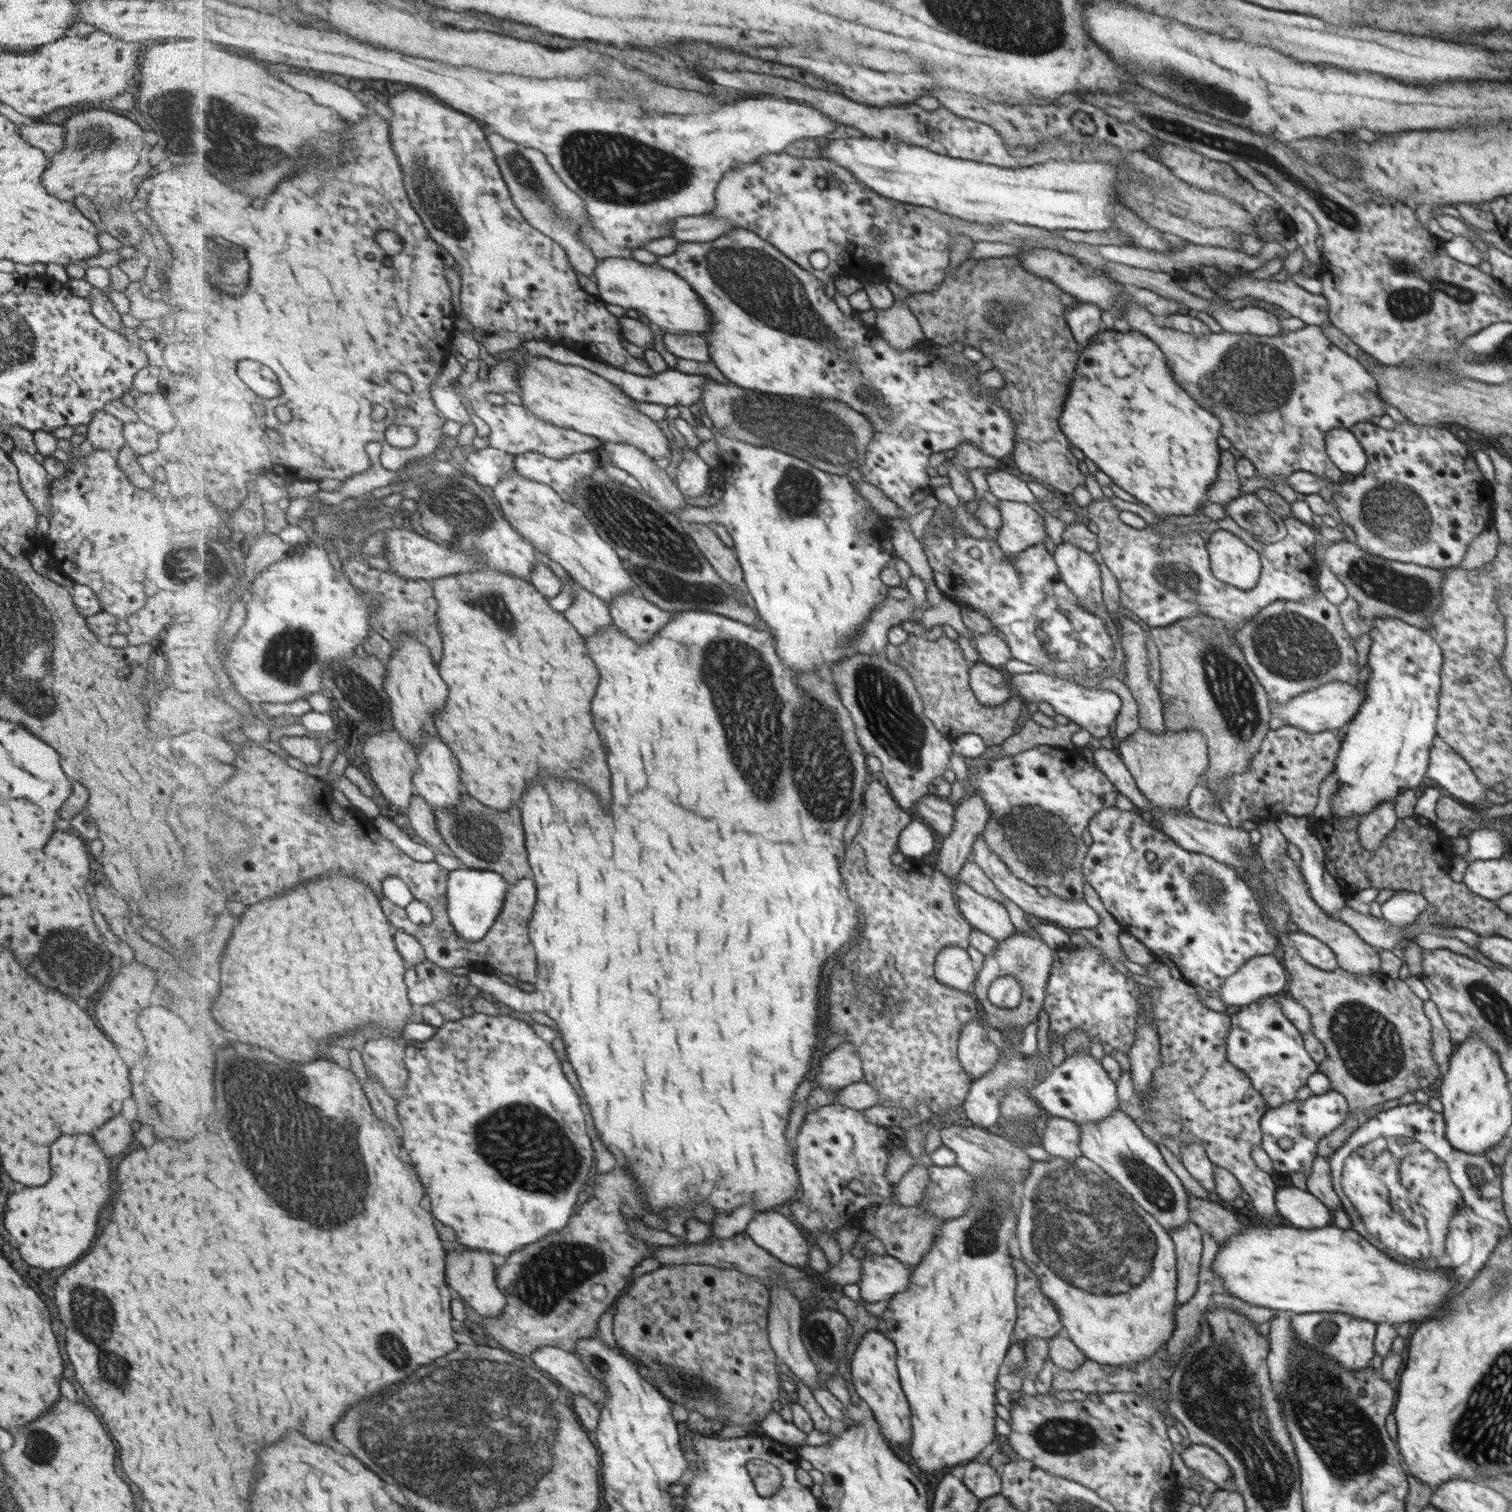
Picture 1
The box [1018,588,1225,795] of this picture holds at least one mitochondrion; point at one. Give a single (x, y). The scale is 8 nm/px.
(1073, 643)

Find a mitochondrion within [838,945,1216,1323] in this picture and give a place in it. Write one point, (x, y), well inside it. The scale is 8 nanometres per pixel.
(1092, 1211)

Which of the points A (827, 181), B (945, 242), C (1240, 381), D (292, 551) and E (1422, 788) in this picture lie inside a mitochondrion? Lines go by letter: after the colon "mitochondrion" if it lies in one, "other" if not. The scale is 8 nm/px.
A: other
B: other
C: mitochondrion
D: other
E: other

